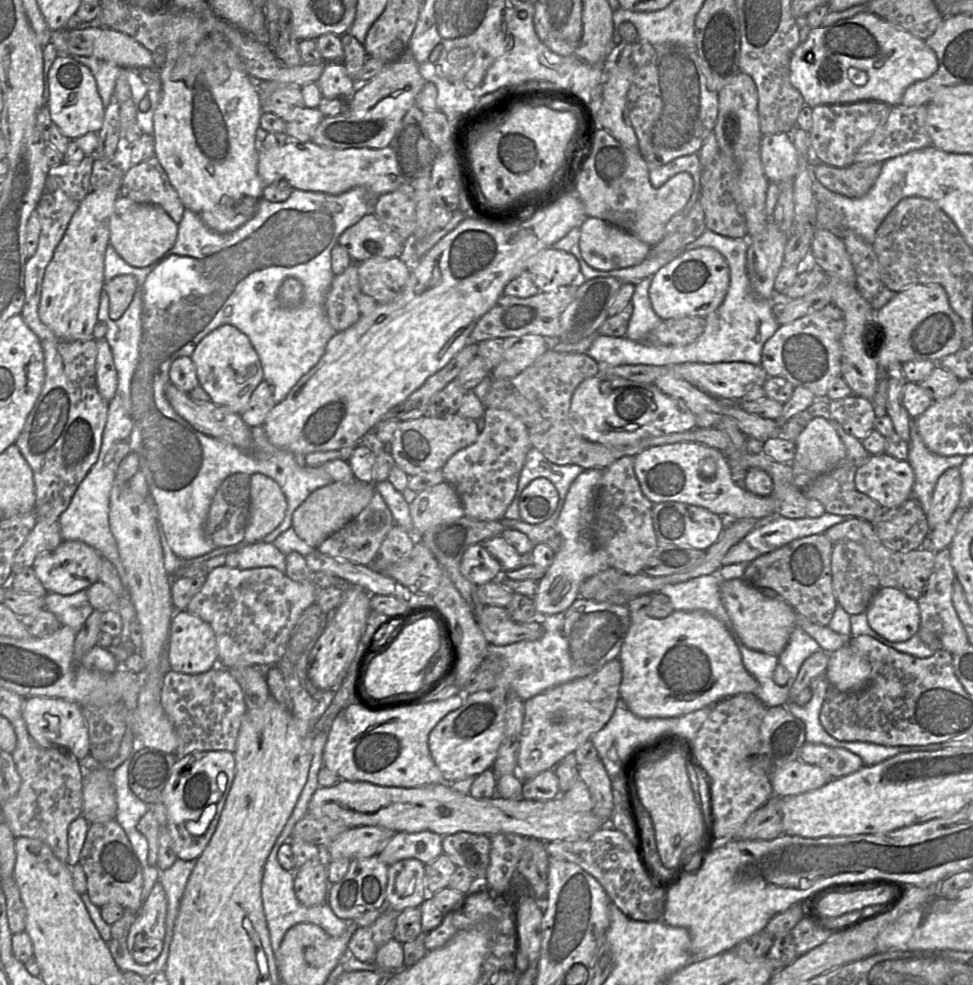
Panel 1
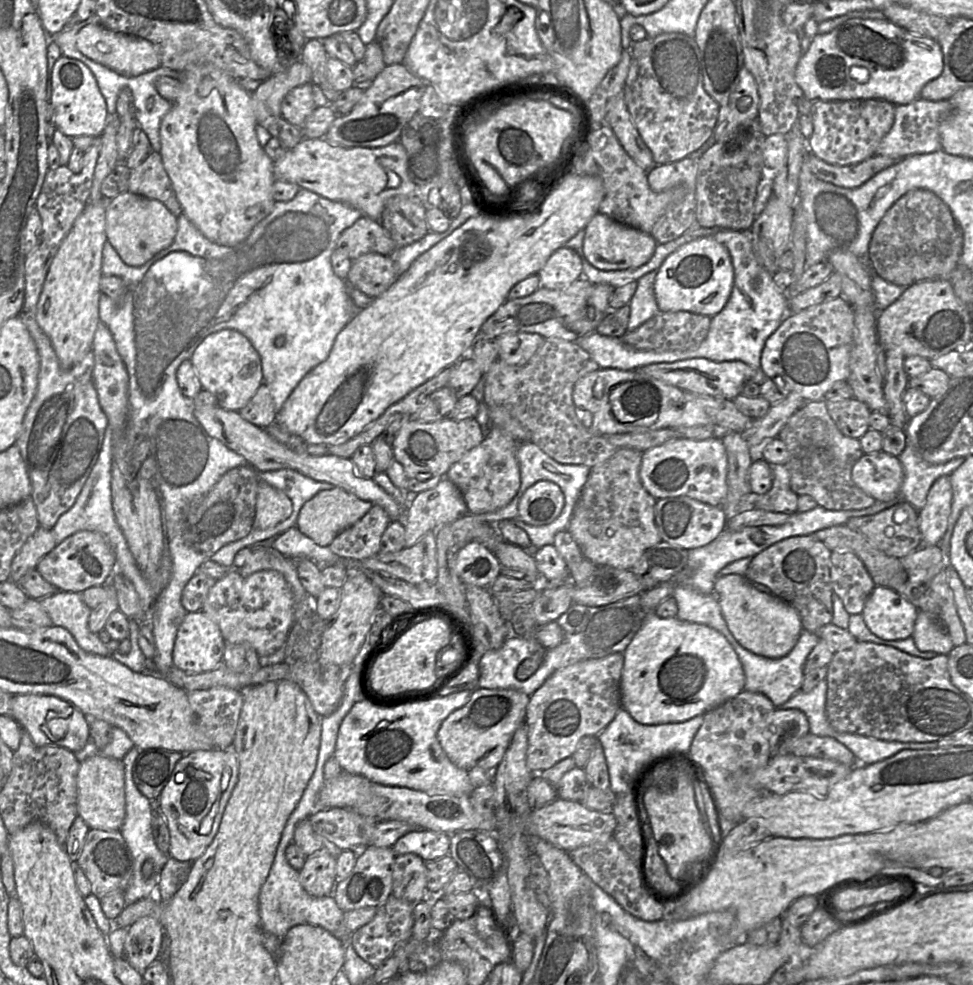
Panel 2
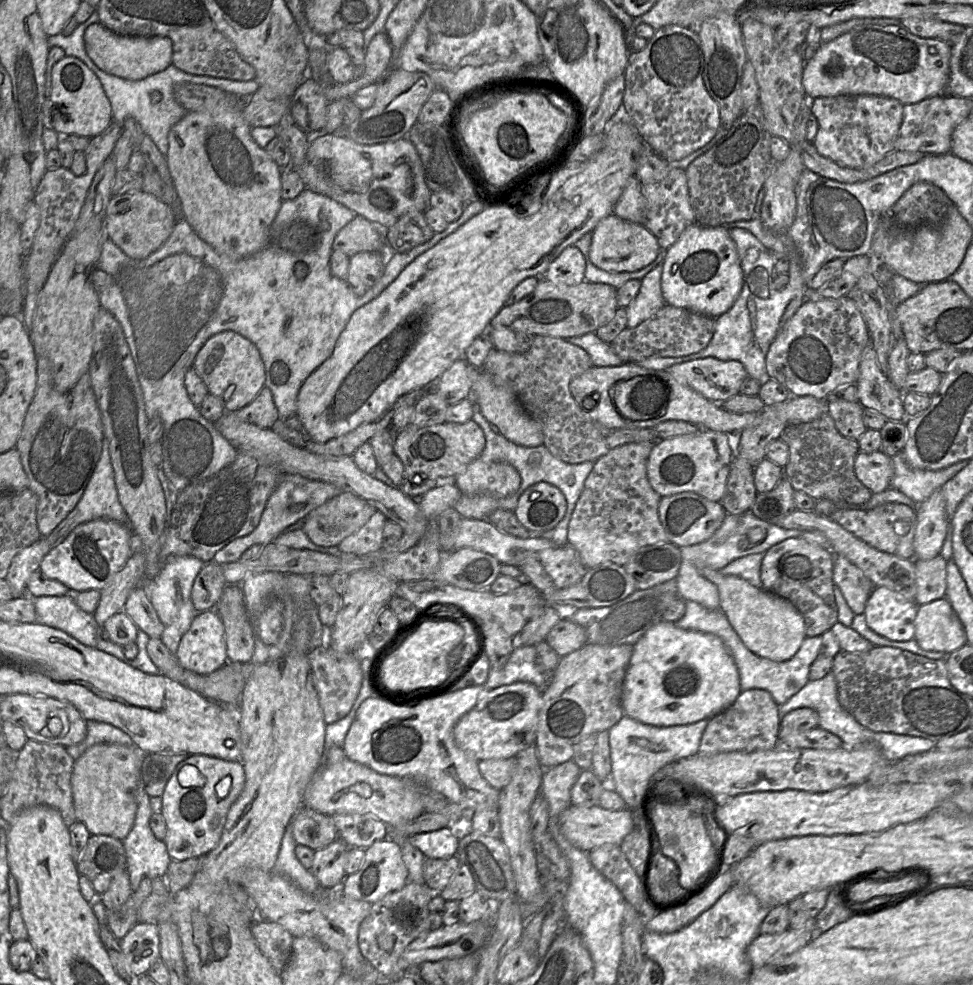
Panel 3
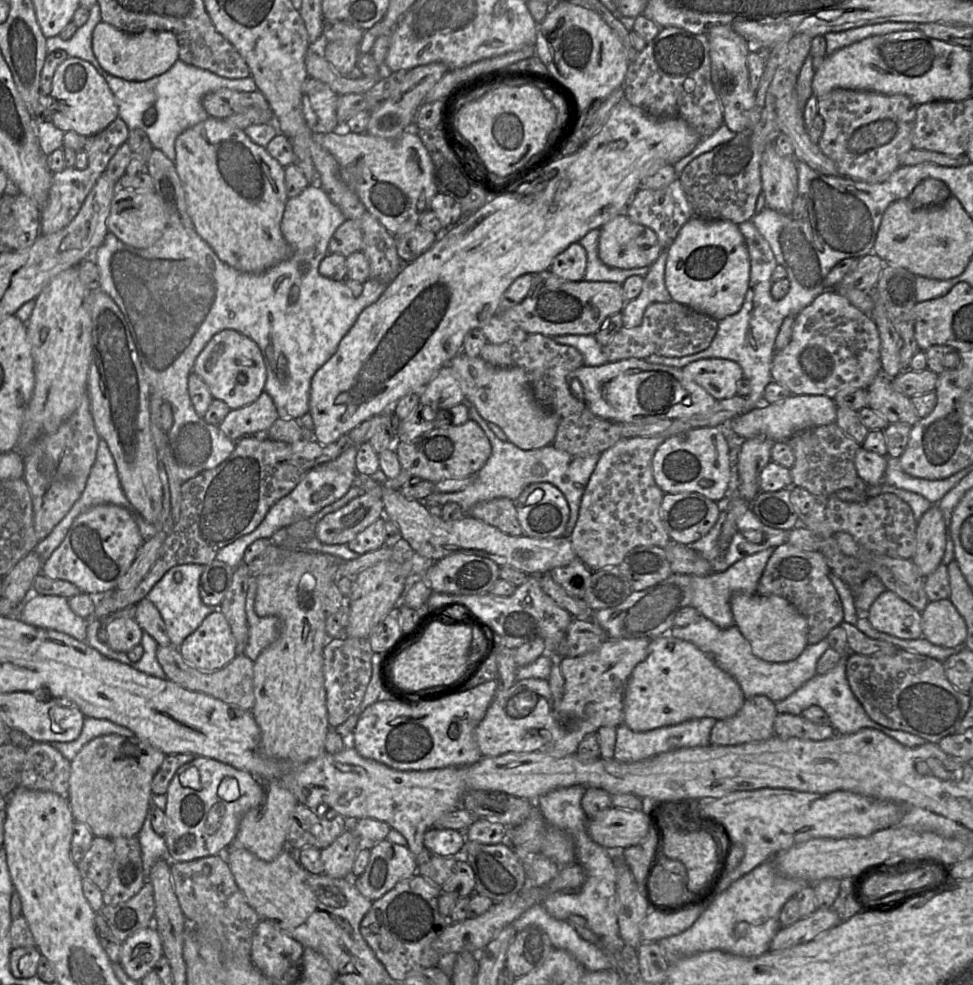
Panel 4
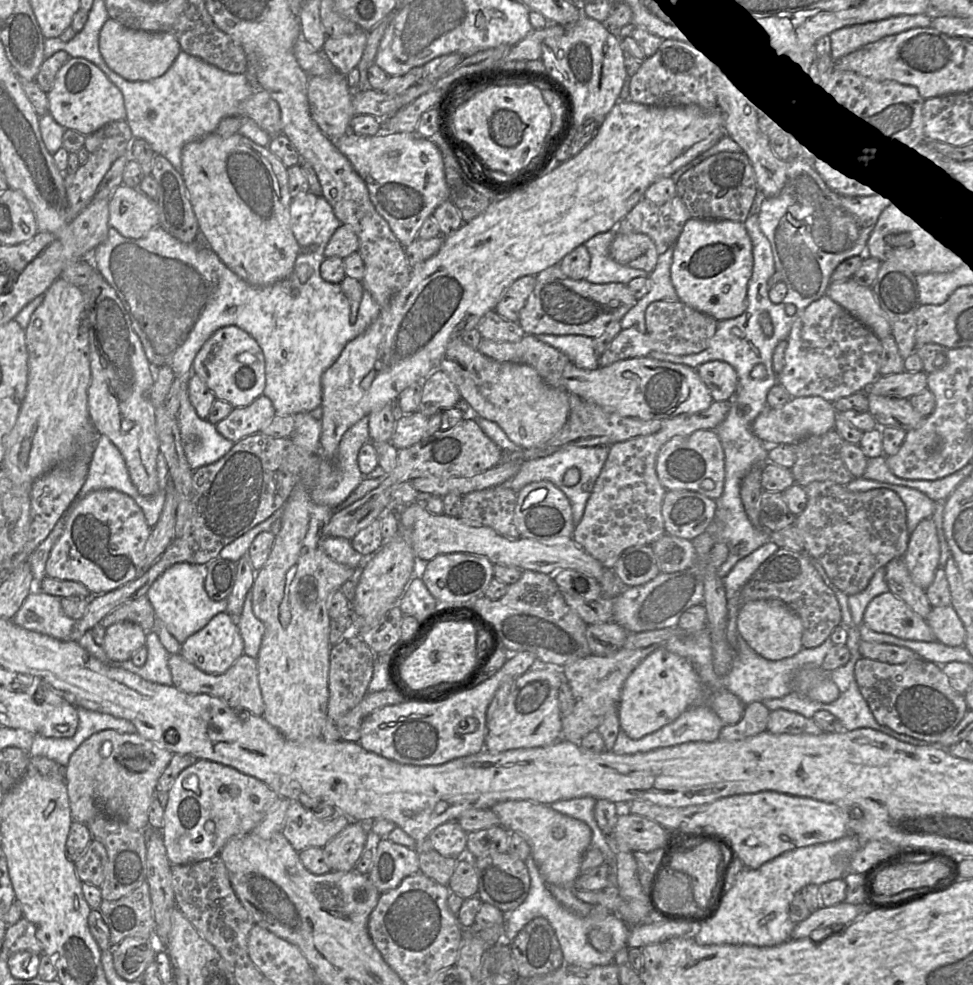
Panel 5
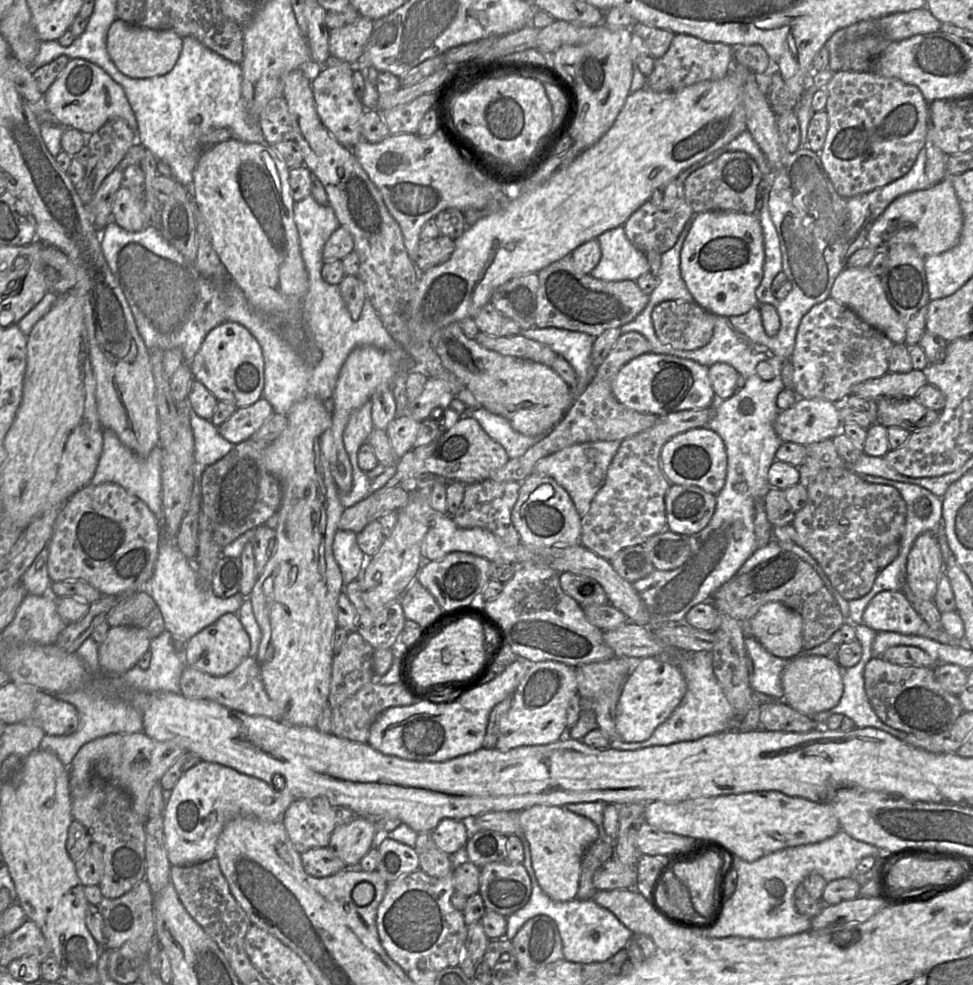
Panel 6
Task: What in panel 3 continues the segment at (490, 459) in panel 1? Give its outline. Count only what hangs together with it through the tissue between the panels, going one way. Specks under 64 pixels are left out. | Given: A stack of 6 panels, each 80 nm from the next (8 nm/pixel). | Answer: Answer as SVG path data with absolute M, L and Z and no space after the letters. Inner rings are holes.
M480 457L454 478L462 494L467 495L490 494L494 497L507 497L514 494L521 484L519 472L508 462L485 463Z

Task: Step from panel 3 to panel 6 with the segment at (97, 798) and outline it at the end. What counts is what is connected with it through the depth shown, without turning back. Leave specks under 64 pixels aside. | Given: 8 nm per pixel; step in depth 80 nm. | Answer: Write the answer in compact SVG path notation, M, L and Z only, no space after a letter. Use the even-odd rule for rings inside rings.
M143 732L131 734L109 734L84 744L69 766L69 787L71 797L82 797L92 786L92 766L97 763L100 777L121 786L131 796L133 808L143 821L147 821L147 800L153 786L160 782L166 771L185 752L174 742L160 742Z

